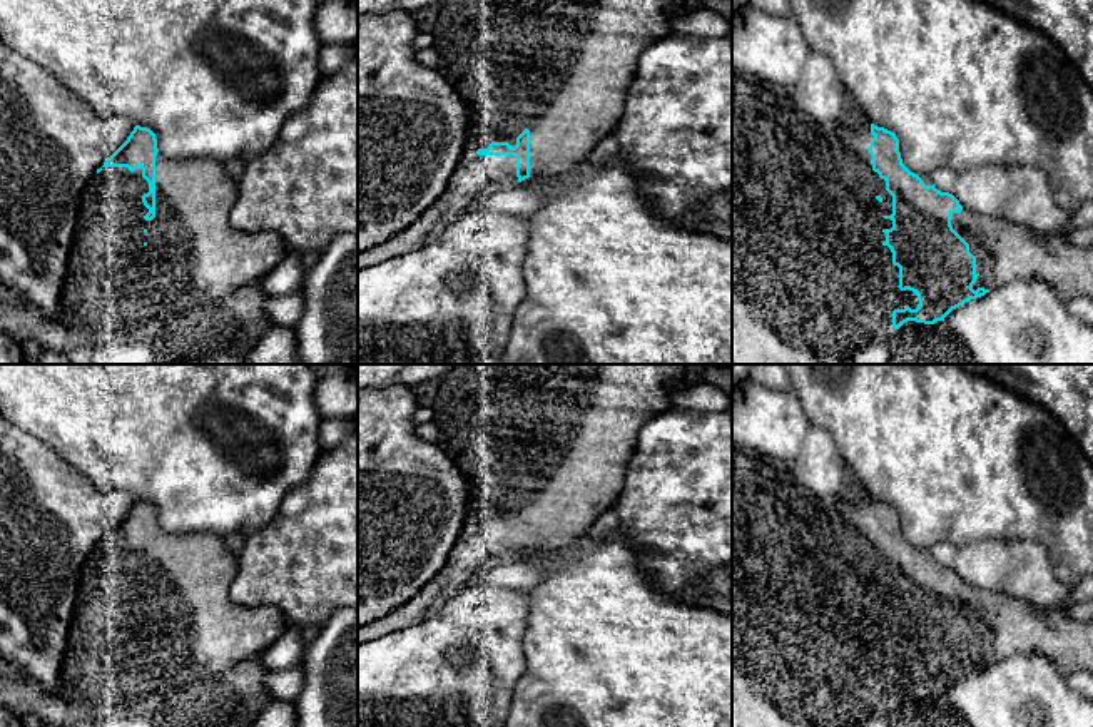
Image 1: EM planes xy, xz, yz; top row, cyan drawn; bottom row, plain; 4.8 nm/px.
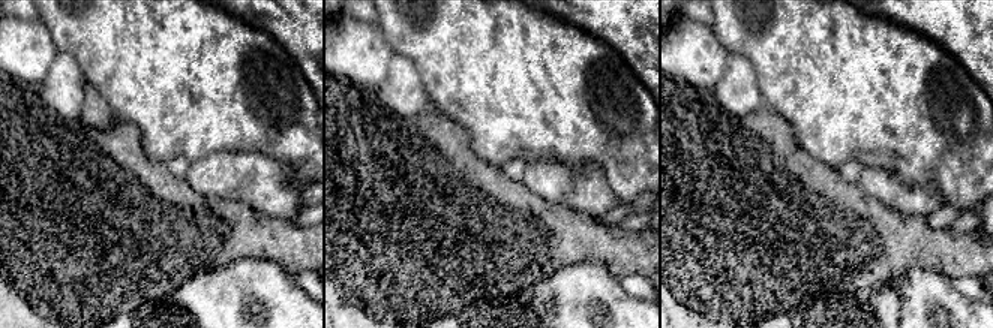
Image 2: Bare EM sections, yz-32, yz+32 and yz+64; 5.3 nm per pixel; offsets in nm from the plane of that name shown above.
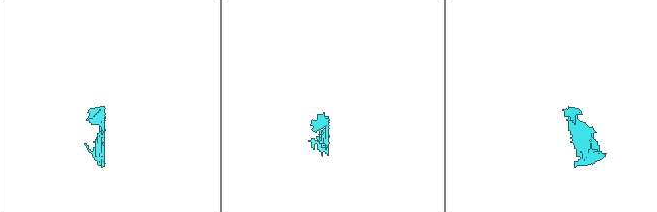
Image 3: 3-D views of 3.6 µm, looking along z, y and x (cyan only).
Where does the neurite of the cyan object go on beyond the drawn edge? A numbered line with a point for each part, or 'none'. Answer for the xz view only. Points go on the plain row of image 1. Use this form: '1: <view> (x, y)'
1: xz (559, 437)

